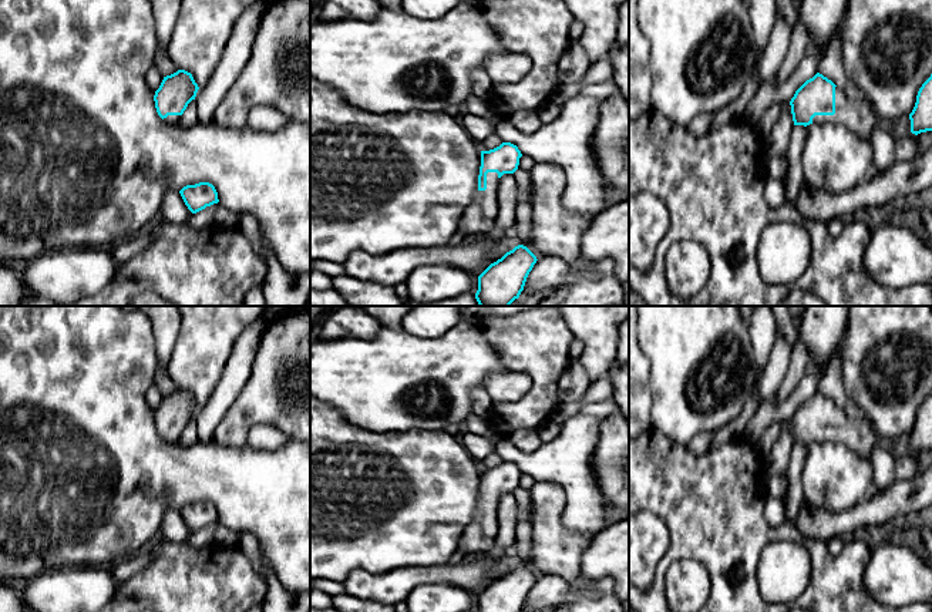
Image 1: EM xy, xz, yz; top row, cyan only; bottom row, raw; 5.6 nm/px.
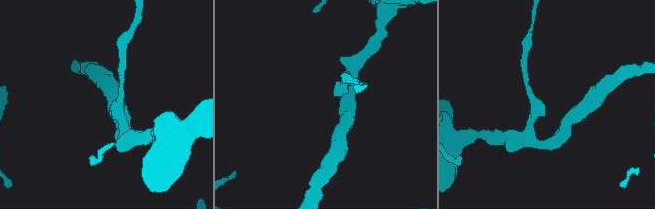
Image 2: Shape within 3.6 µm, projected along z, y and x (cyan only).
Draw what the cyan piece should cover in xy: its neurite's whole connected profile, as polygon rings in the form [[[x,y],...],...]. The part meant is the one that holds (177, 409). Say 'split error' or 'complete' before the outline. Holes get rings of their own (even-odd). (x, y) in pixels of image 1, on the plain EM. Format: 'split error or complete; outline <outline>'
split error; outline [[[185,389],[164,396],[154,414],[158,434],[166,441],[176,443],[198,408],[192,393]]]

